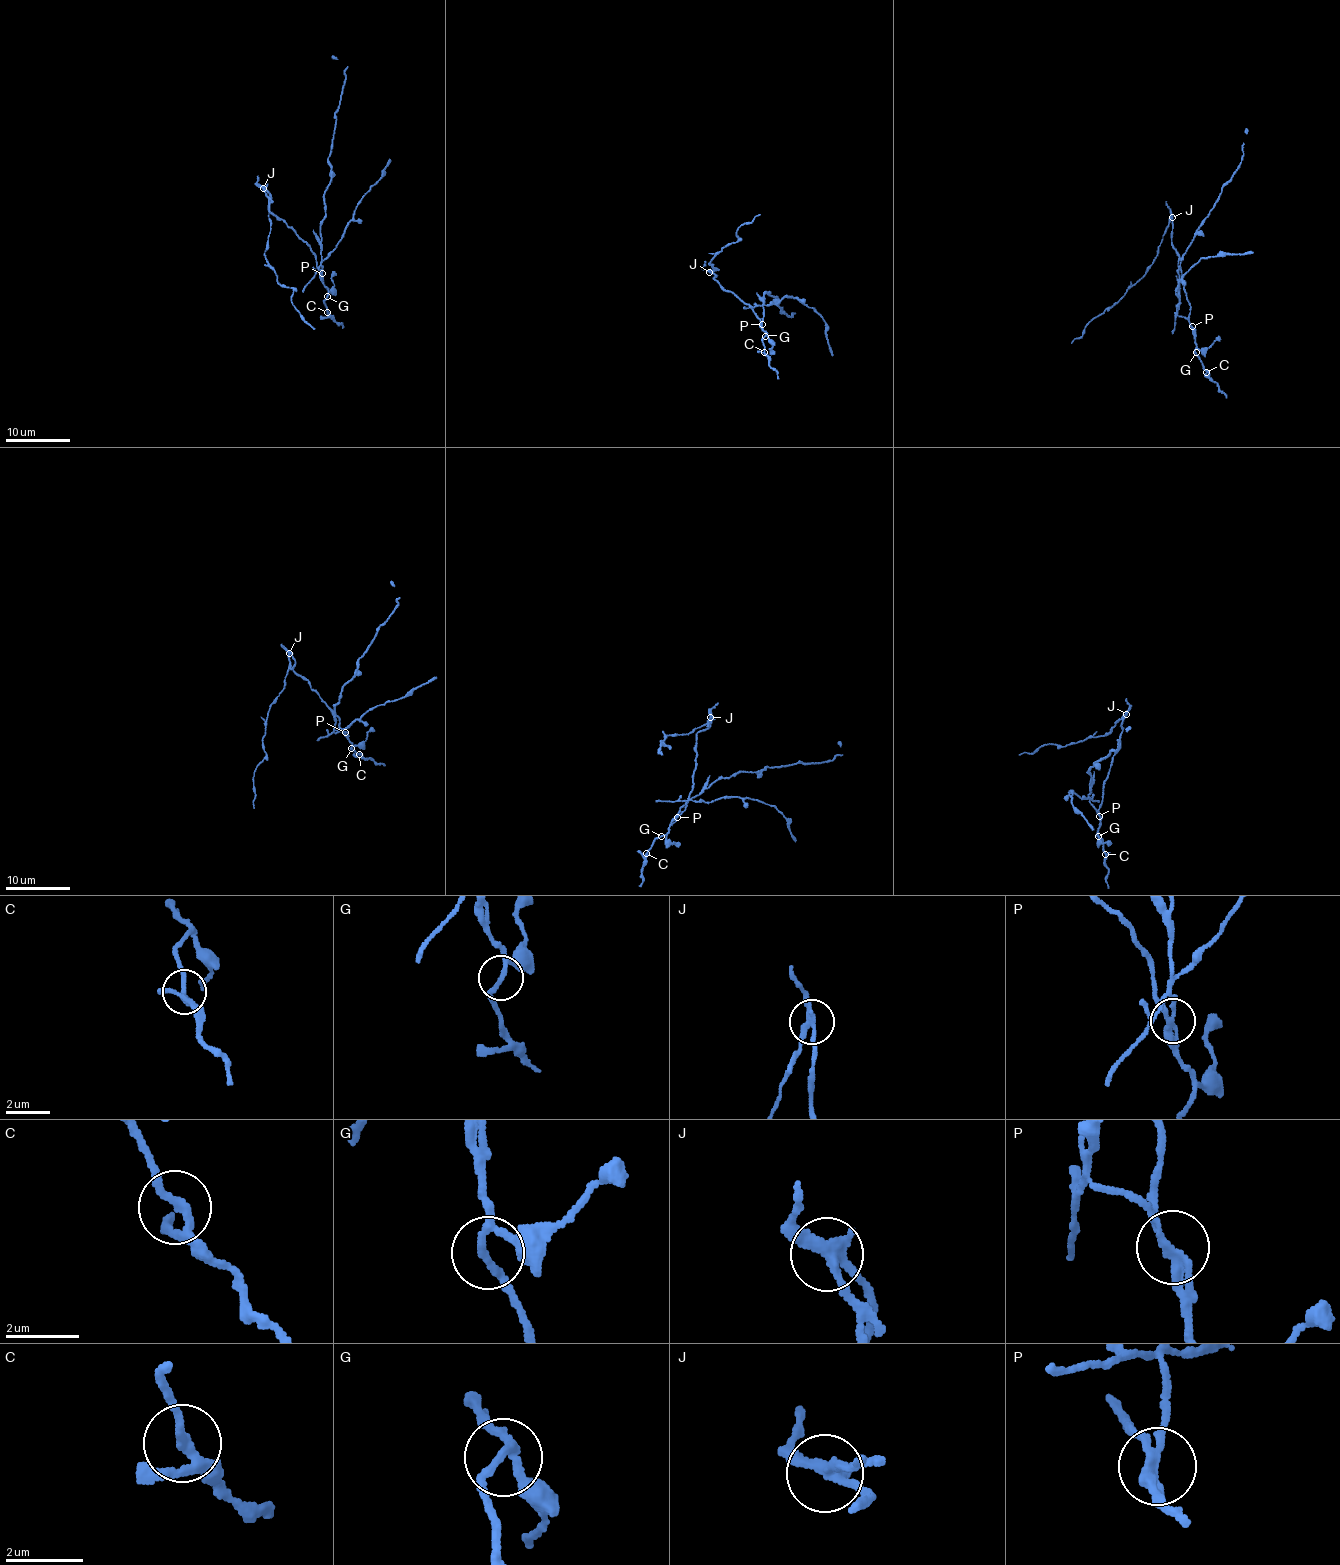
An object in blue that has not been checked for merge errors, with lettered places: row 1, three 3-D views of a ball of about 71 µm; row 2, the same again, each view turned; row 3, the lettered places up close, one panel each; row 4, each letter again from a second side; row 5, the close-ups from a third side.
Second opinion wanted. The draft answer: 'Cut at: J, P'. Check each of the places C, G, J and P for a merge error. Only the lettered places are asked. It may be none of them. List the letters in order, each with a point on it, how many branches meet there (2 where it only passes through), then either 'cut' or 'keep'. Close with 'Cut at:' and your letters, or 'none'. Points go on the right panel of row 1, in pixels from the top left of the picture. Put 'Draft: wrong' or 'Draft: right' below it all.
C: (1206, 372) | 3 | keep
G: (1196, 352) | 3 | keep
J: (1172, 217) | 3 | cut
P: (1192, 326) | 3 | cut
Cut at: J, P
Draft: right

